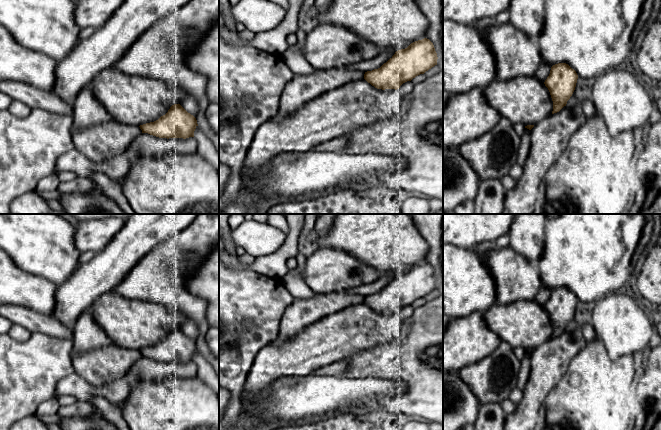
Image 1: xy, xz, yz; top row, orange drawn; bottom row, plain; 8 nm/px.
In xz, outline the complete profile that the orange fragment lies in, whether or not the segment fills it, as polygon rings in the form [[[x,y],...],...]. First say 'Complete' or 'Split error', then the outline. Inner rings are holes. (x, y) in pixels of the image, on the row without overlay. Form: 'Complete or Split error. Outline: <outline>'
Complete. Outline: [[[424,262],[422,264],[411,267],[407,272],[395,276],[395,278],[380,292],[372,295],[367,295],[364,298],[364,303],[377,313],[399,313],[400,310],[411,305],[413,302],[437,289],[437,277],[433,267]]]

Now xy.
Complete. Outline: [[[174,328],[168,336],[158,344],[140,349],[142,357],[159,362],[189,362],[194,361],[198,350],[196,342],[188,337],[180,328]]]

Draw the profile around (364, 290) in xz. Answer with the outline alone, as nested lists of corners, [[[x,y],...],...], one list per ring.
[[[388,271],[374,283],[362,285],[360,287],[352,288],[341,292],[346,294],[358,294],[362,296],[372,295],[374,293],[380,292],[384,287],[386,287],[390,282],[392,282],[395,276],[395,272]]]

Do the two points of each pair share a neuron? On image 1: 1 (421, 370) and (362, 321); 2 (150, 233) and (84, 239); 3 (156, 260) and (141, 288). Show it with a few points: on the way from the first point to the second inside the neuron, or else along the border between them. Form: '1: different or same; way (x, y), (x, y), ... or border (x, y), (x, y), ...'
1: different; border (392, 340), (365, 349)
2: different; border (124, 224), (97, 253)
3: same; way (156, 267), (156, 273), (148, 281)

